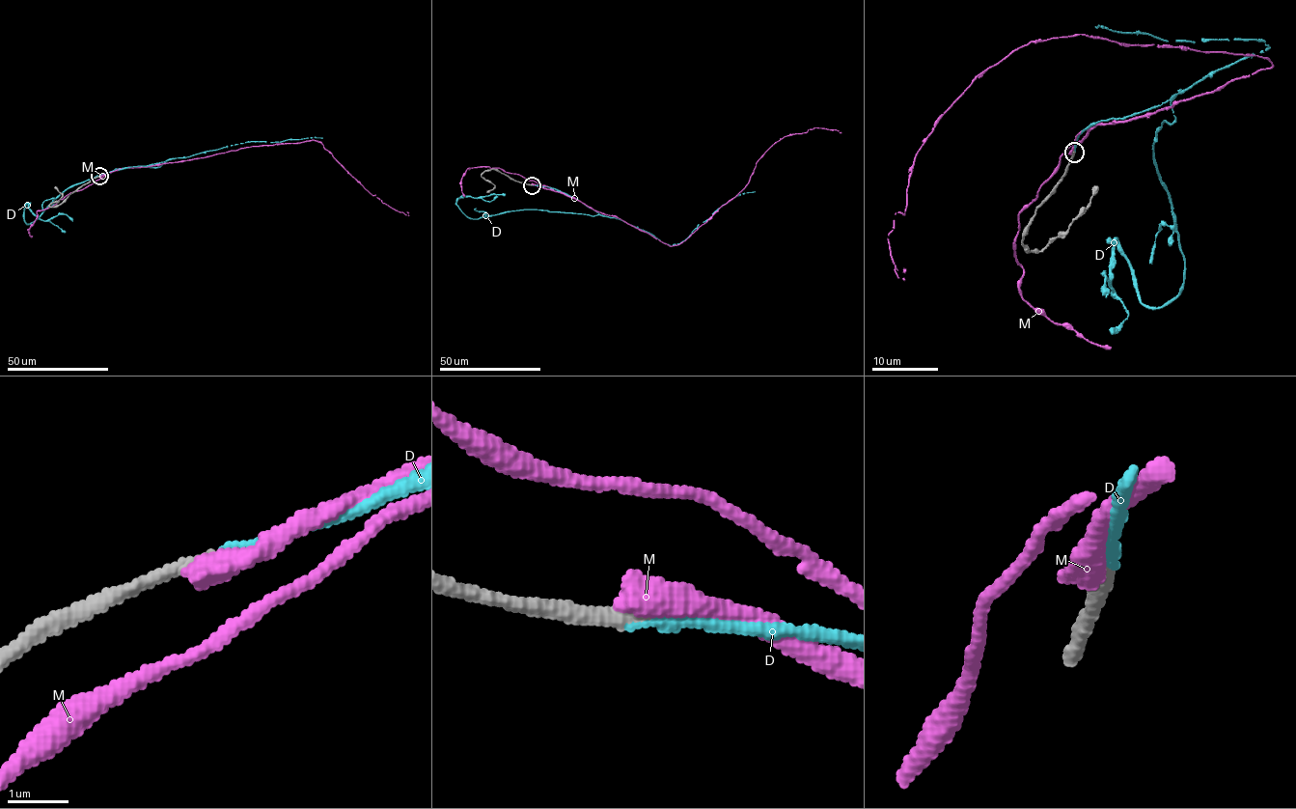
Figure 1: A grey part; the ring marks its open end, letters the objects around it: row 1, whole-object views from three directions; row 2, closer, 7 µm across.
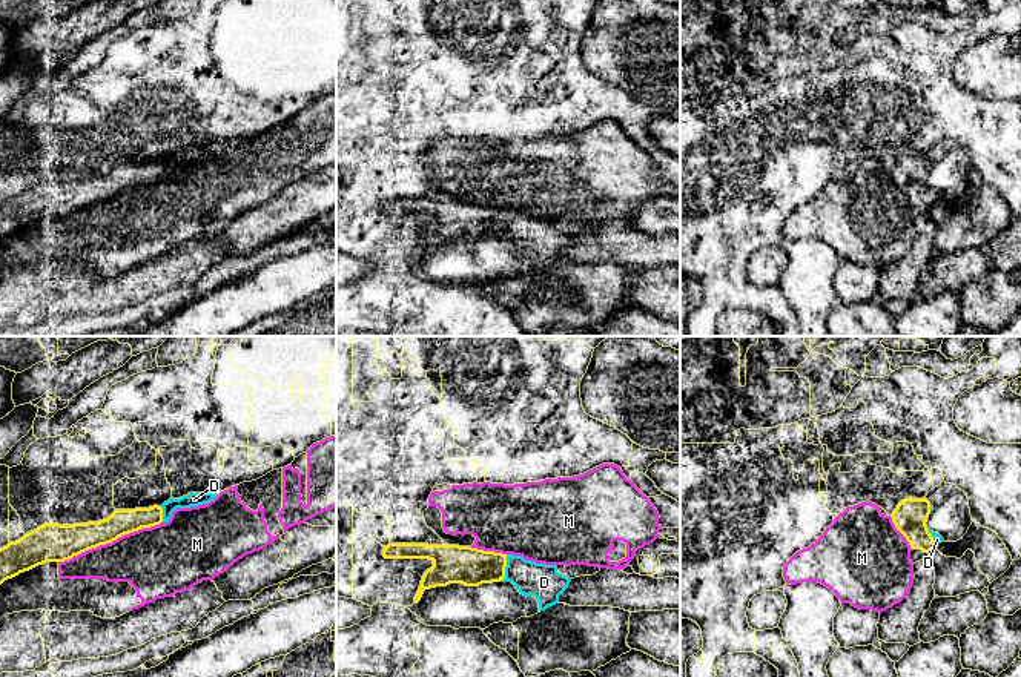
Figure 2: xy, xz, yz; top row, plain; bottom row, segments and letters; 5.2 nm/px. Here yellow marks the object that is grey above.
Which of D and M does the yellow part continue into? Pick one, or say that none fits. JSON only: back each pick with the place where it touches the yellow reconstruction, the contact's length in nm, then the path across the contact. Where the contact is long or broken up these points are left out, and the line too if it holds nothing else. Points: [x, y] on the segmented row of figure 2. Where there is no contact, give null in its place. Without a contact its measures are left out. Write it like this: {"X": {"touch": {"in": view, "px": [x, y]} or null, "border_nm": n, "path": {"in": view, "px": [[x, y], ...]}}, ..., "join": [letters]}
{"D": {"touch": {"in": "xz", "px": [504, 568]}, "border_nm": 150}, "join": ["D"]}

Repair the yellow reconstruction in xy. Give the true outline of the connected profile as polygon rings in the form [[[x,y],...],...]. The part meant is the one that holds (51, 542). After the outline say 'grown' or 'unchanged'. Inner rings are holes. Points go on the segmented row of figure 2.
[[[190,493],[170,497],[161,507],[115,510],[107,519],[88,523],[45,523],[15,542],[0,548],[0,585],[46,562],[64,562],[118,537],[169,522],[177,508],[209,504],[218,494]]] | grown

